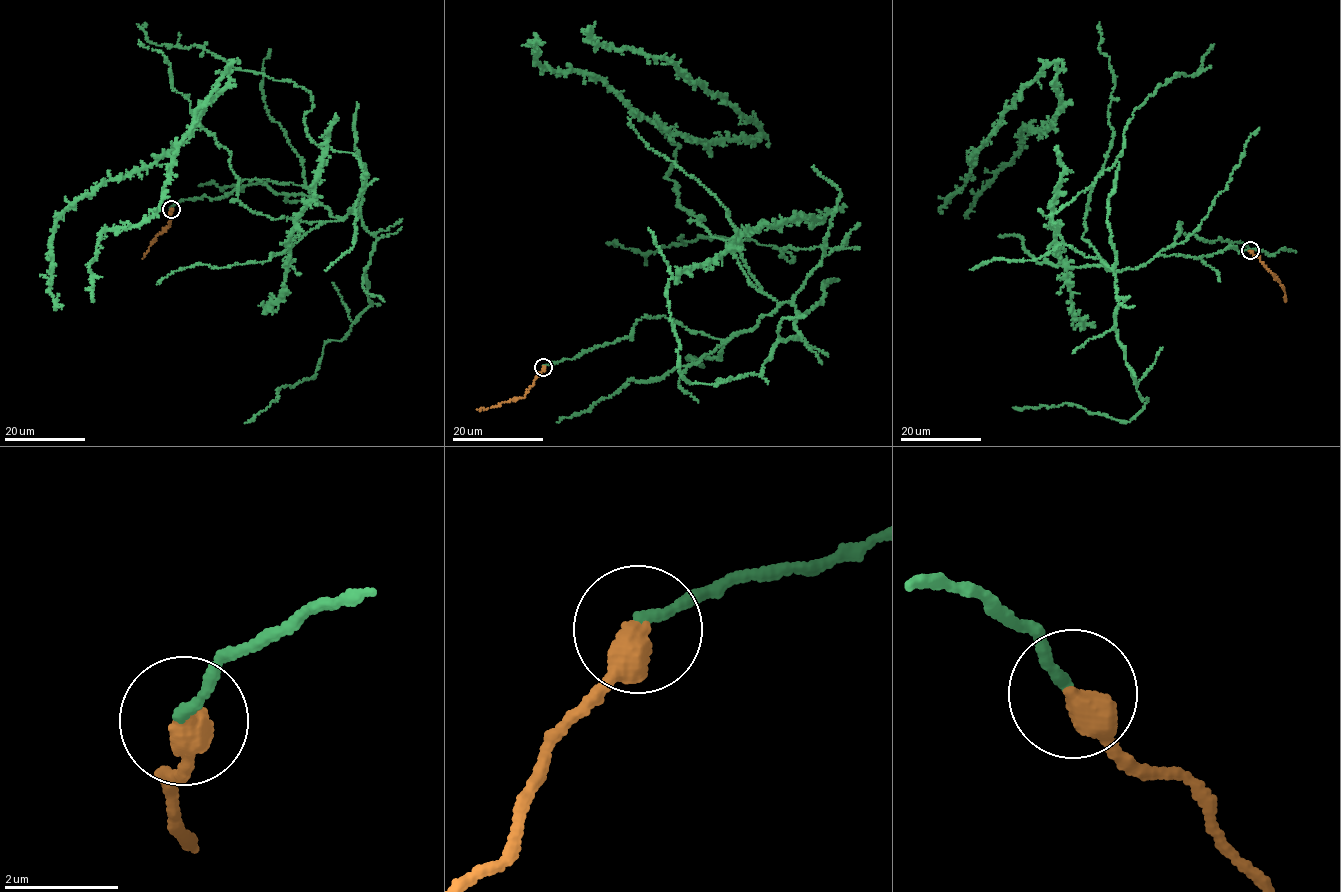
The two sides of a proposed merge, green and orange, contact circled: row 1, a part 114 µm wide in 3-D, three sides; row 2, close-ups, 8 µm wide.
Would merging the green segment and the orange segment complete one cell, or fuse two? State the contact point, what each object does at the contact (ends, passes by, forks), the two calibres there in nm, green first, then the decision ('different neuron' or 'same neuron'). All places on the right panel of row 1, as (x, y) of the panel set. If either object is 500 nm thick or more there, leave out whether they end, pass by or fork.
(1250, 250) | 170/550 nm | different neuron

